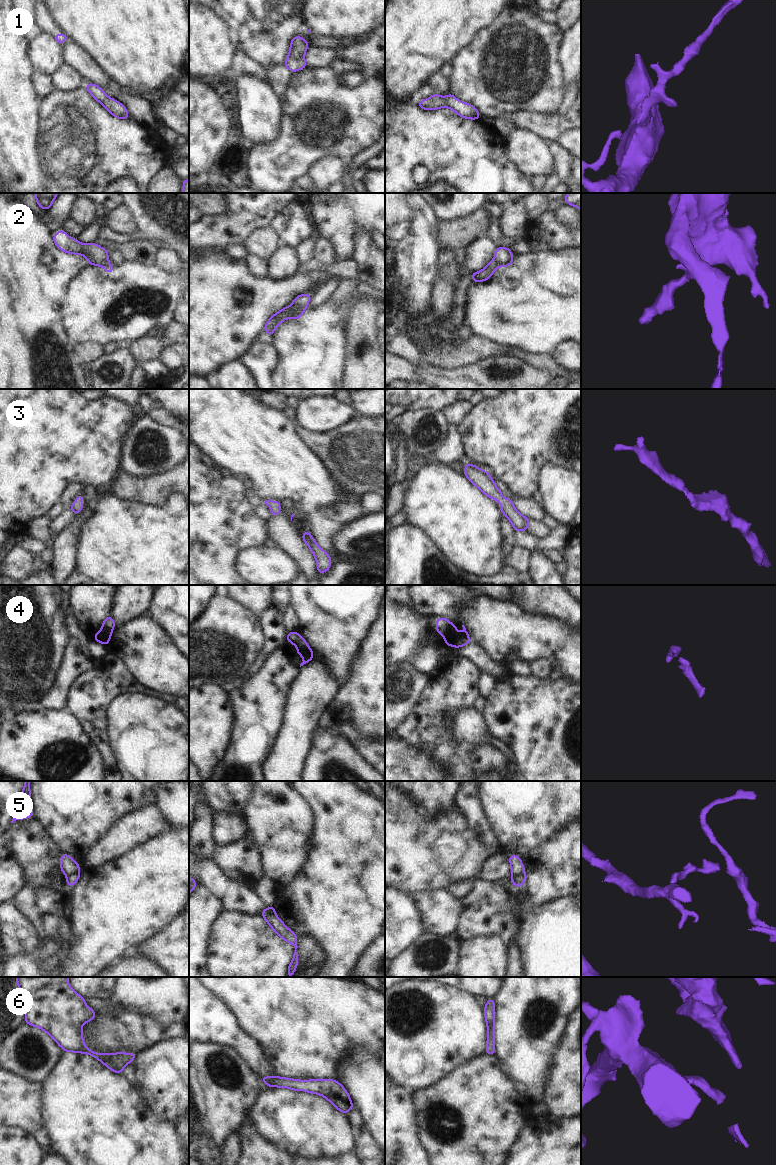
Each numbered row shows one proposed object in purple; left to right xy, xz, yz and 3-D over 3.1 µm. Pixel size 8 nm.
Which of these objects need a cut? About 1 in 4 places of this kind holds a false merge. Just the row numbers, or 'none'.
4, 5

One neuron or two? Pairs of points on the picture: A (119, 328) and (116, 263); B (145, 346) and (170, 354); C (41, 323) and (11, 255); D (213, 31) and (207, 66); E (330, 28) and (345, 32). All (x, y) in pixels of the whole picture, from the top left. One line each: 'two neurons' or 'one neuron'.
A: two neurons
B: two neurons
C: one neuron
D: one neuron
E: one neuron

